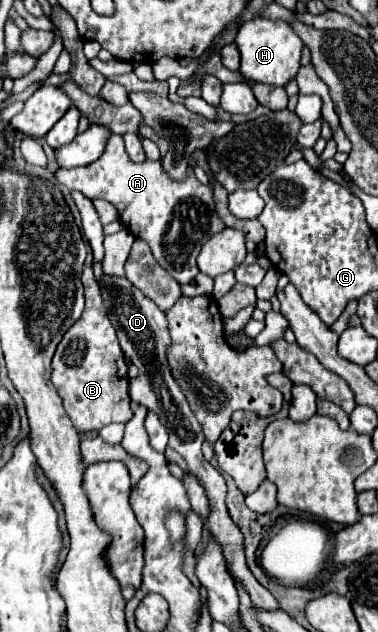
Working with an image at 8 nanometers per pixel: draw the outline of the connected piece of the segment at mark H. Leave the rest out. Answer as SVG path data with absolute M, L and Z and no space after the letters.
M265 17L247 21L239 33L235 35L235 43L239 45L241 53L241 73L247 79L267 83L267 85L281 85L285 87L291 79L295 79L301 67L301 39L285 21L271 21Z

